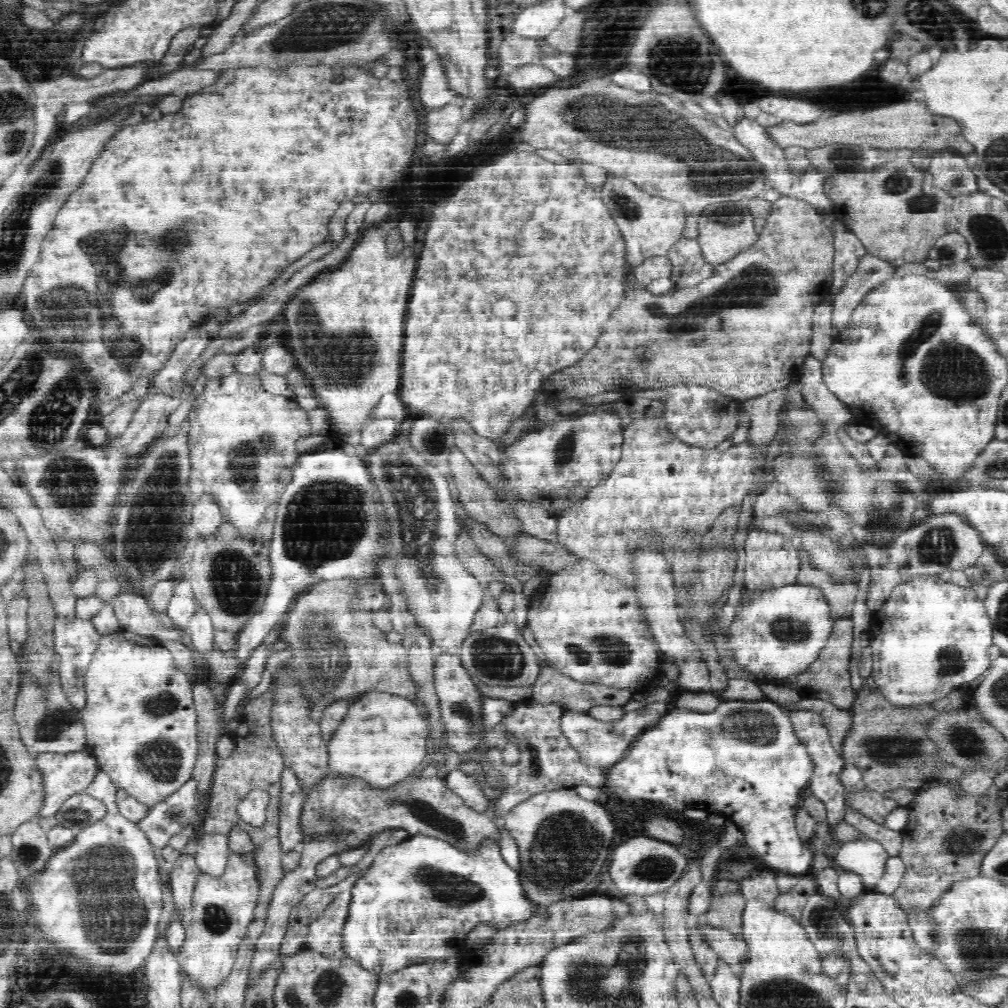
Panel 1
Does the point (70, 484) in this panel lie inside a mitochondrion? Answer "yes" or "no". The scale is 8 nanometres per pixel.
yes

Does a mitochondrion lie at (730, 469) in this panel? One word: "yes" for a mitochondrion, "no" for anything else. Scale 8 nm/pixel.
no

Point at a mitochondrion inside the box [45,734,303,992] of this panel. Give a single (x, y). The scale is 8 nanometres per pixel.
(113, 914)

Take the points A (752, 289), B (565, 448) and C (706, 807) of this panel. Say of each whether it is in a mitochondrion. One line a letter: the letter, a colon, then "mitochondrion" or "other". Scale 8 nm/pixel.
A: mitochondrion
B: mitochondrion
C: other

